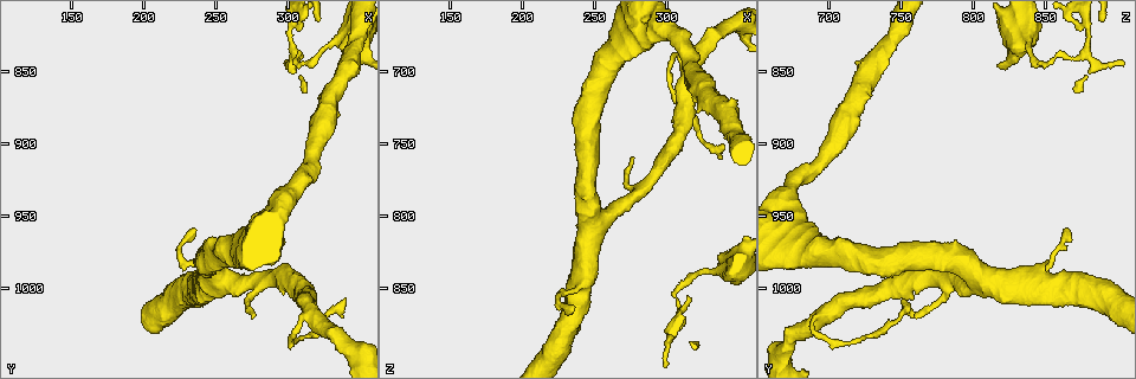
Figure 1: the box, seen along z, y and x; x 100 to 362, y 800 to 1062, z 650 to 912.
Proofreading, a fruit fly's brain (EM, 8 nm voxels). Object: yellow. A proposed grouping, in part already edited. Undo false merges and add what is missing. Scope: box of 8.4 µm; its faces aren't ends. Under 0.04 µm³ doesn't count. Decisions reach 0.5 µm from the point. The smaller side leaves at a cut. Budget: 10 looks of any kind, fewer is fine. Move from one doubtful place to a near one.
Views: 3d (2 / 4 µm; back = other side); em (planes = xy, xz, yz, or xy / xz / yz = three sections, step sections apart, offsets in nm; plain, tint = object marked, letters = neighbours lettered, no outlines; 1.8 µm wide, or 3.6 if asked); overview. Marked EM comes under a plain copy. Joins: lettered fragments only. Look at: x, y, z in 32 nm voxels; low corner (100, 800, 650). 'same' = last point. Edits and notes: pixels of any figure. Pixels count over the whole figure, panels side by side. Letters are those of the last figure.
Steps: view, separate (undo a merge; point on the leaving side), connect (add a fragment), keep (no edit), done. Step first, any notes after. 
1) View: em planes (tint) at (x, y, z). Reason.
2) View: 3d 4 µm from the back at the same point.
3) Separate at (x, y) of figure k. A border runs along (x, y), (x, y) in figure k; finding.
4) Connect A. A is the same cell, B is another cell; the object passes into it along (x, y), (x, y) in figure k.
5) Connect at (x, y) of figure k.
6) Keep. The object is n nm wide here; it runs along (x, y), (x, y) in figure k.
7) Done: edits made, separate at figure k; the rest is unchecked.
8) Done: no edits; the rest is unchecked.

View: 3d 4 µm at (342, 830, 838). Thin arm on a thick one.

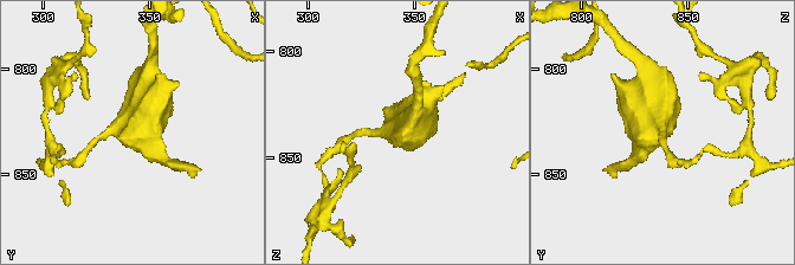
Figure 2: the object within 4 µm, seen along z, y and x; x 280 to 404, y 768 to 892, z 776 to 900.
View: em planes (tint) at (340, 828, 836).

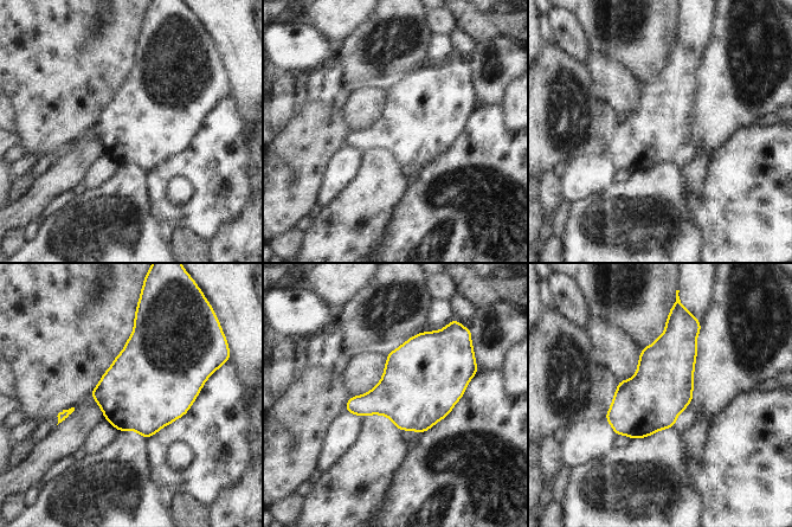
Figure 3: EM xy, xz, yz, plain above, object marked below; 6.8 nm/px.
View: em planes (letters) at the same point.

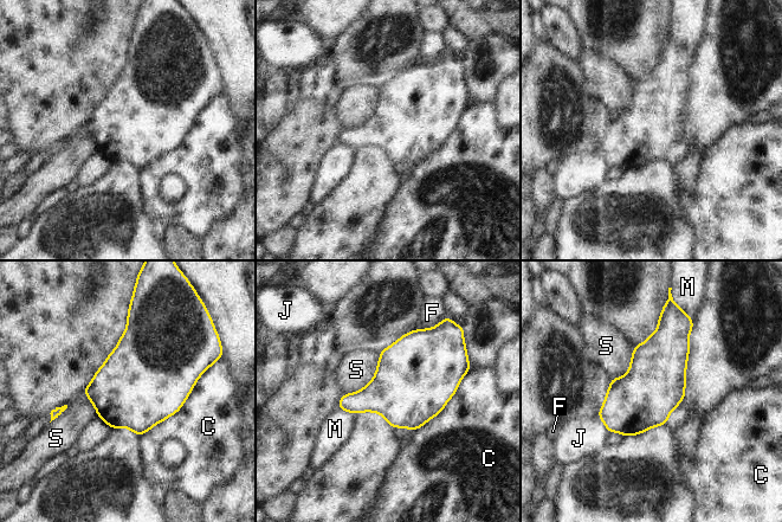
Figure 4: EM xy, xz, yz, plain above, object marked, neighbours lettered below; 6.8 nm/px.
Keep. The longest contact is with C, 600 nm; C, F, J, M and S are other cells; a border runs along (380, 353), (374, 376), (344, 395) in figure 4; continuous, no second cell.

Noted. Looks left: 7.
View: 3d 4 µm at (234, 958, 866). Tapers out.

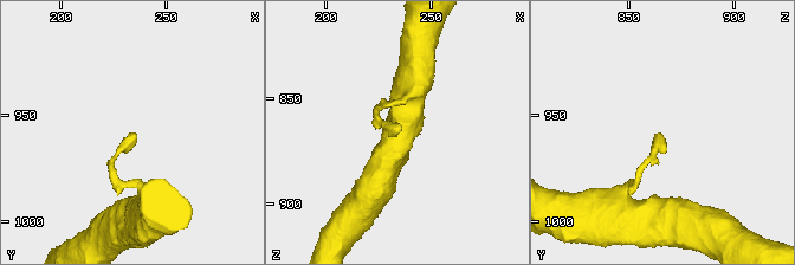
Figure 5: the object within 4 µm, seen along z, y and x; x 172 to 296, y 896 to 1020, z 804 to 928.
View: em planes (tint) at (237, 959, 863).

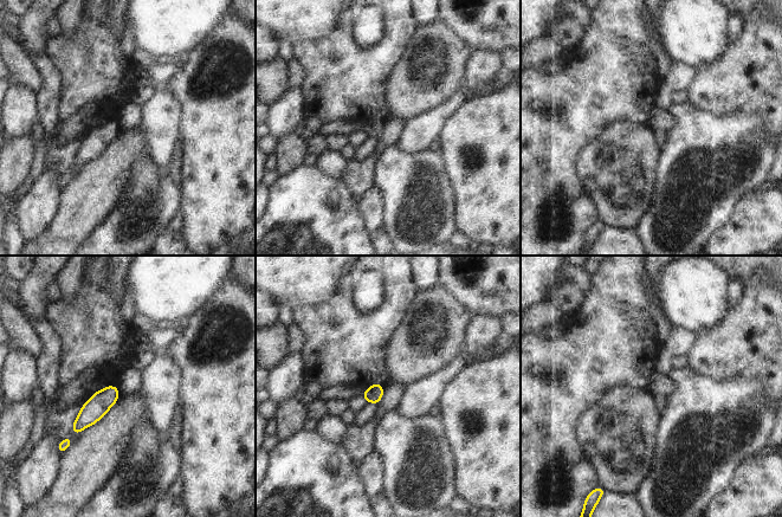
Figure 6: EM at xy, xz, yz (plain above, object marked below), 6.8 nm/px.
View: em planes (letters) at the same point.

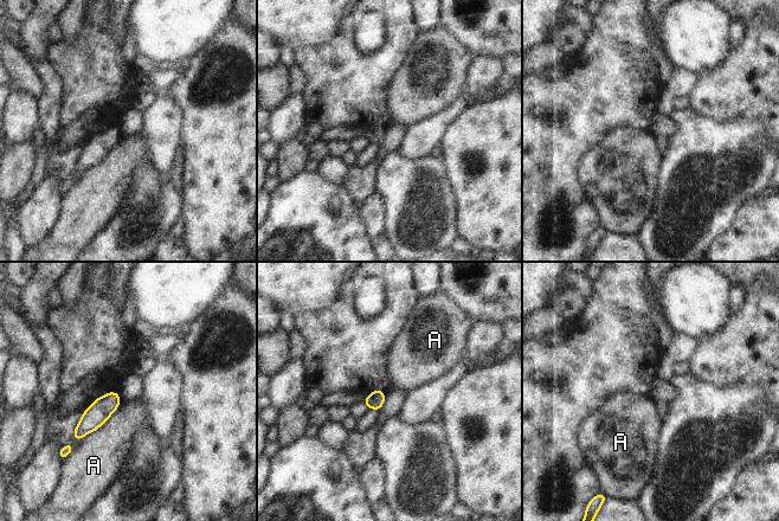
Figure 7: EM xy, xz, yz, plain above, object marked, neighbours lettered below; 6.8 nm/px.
Keep. A is another cell; it runs along (116, 396), (77, 436) in figure 7; none of them fits.

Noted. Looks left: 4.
View: em 3.6 µm xz step 4 (tint) at (248, 990, 802). Arms part here.

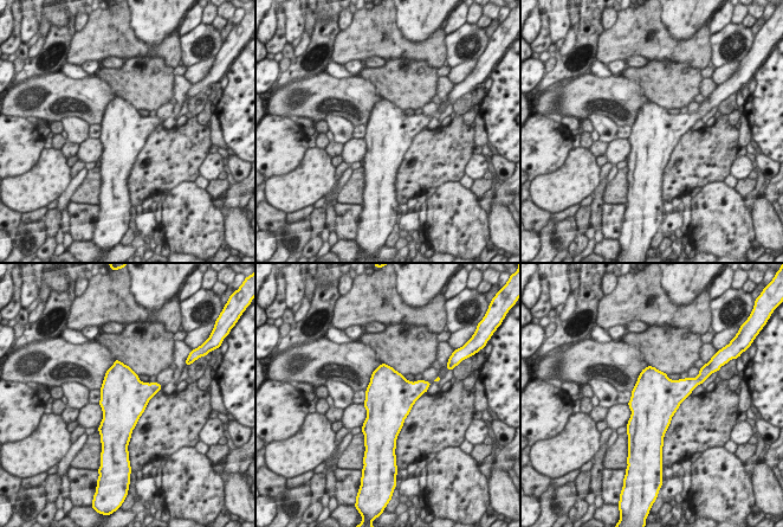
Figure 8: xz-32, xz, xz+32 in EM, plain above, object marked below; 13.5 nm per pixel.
View: em 3.6 µm planes (letters) at the same point.

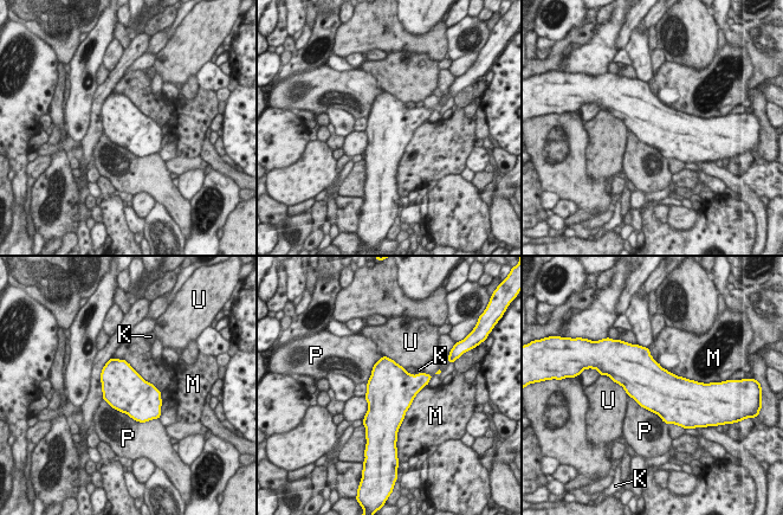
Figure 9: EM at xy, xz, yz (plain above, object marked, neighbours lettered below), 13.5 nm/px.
Keep. K, M, P and U are other cells; a border runs along (103, 398), (136, 420), (151, 419) in figure 9; one cell here.

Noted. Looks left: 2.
View: em planes (letters) at (314, 1018, 696). Calibre changes.

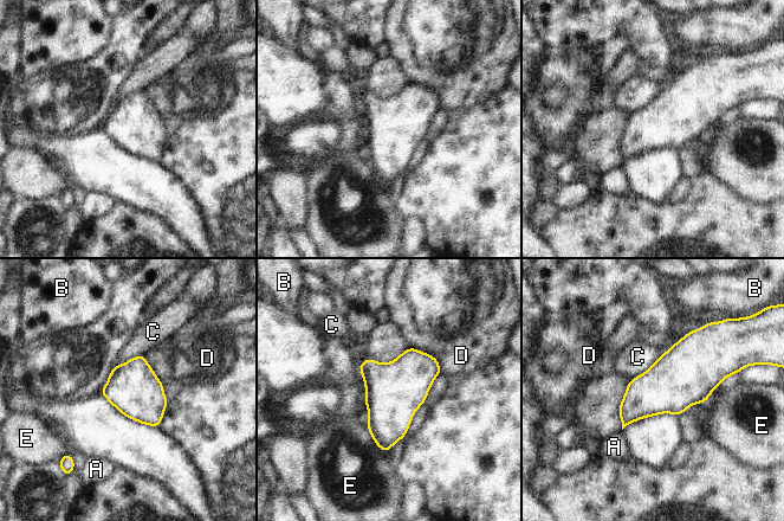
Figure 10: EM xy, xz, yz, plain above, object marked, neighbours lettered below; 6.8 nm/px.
Keep. A, B, C, D and E are other cells; a border runs along (660, 355), (647, 370), (630, 380) in figure 10; continuous, no second cell.

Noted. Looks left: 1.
Done: no edits; the rest is unchecked.

